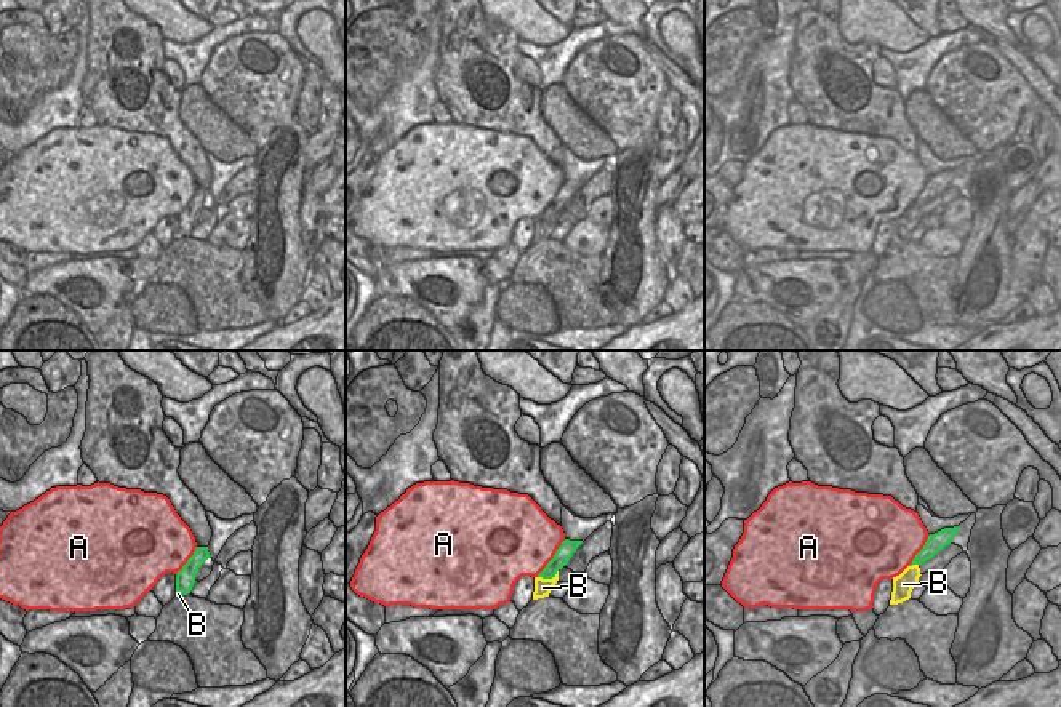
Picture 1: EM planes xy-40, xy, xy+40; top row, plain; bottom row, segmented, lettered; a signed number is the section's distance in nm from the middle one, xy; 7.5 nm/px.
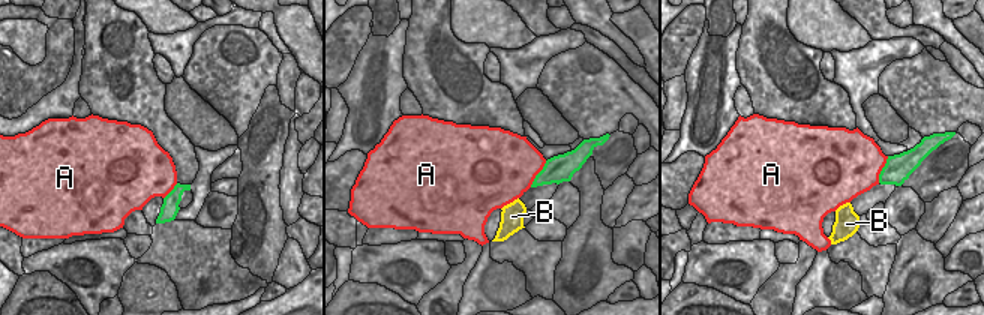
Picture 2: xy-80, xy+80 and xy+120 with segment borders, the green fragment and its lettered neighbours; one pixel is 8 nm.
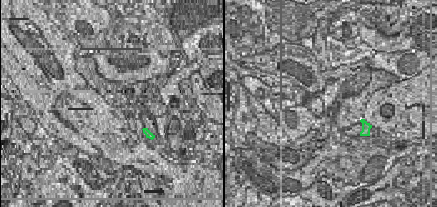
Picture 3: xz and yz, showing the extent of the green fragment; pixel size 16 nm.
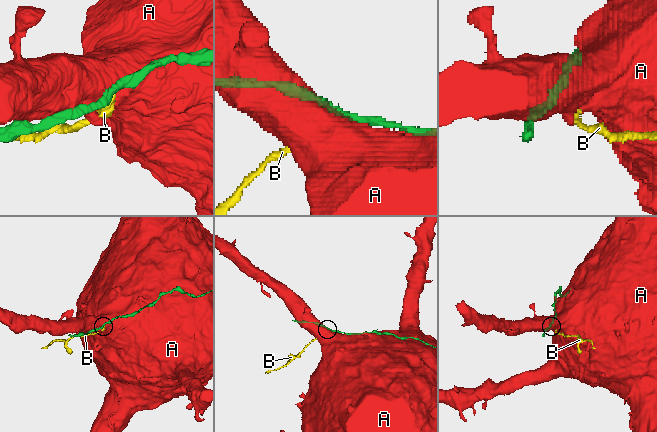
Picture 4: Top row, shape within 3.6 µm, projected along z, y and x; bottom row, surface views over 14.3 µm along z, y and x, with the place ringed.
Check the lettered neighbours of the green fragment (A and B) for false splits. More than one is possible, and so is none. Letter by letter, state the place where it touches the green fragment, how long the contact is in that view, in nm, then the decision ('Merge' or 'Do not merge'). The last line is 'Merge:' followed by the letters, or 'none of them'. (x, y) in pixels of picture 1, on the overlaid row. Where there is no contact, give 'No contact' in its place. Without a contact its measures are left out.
A: Touches green at xy (552, 559). Shared border 360 nm. Do not merge
B: Touches green at xy (548, 578). Shared border 170 nm. Do not merge
Merge: none of them

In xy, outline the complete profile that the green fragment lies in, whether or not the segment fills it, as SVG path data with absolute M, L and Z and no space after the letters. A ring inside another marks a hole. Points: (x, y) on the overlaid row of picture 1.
M565 539L562 545L557 549L554 558L546 565L546 568L538 574L538 577L543 579L555 577L557 571L568 563L568 560L573 557L573 553L581 544L583 541Z

